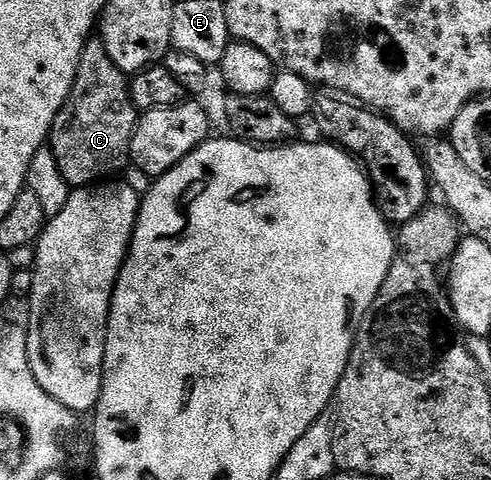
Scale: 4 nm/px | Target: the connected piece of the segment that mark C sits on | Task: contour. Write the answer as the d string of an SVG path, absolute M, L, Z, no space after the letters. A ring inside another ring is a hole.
M102 40L88 41L79 60L77 75L69 99L63 105L57 119L53 119L49 138L51 154L57 159L57 167L61 167L61 175L66 179L68 185L72 187L97 185L114 178L111 176L121 172L123 168L128 168L136 120L137 110L131 101L128 78L119 70L117 63L113 63L113 59L109 59Z

